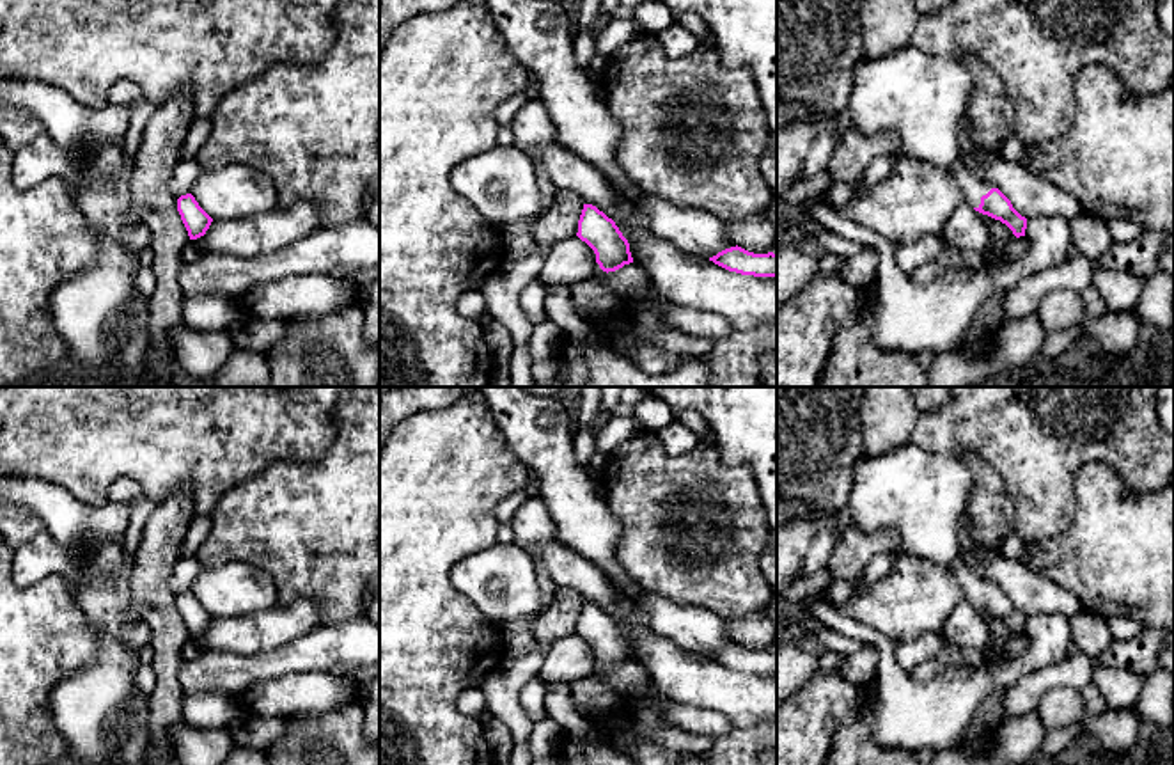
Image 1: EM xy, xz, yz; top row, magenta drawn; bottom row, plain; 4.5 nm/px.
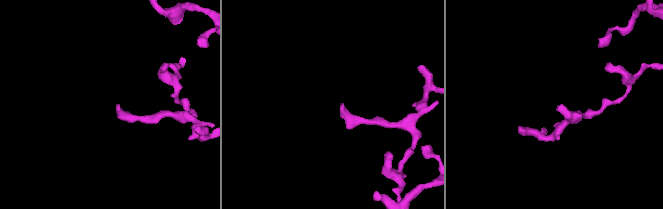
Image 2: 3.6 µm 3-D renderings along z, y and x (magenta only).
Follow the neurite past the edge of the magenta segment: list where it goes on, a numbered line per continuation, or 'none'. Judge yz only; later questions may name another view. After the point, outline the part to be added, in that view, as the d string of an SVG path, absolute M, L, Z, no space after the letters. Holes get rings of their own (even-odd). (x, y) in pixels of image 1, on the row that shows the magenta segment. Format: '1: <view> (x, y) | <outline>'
1: yz (923, 98) | M913 44L880 59L862 57L855 66L842 117L848 126L864 135L896 131L901 147L896 156L878 156L867 165L857 181L853 197L883 181L892 172L894 163L908 156L949 170L956 177L965 201L972 208L979 208L981 197L995 186L972 174L963 158L959 124L968 115L972 87L972 76L961 60L929 55Z

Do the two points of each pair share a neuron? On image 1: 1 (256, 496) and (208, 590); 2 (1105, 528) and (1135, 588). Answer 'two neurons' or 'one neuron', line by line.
1: two neurons
2: one neuron

